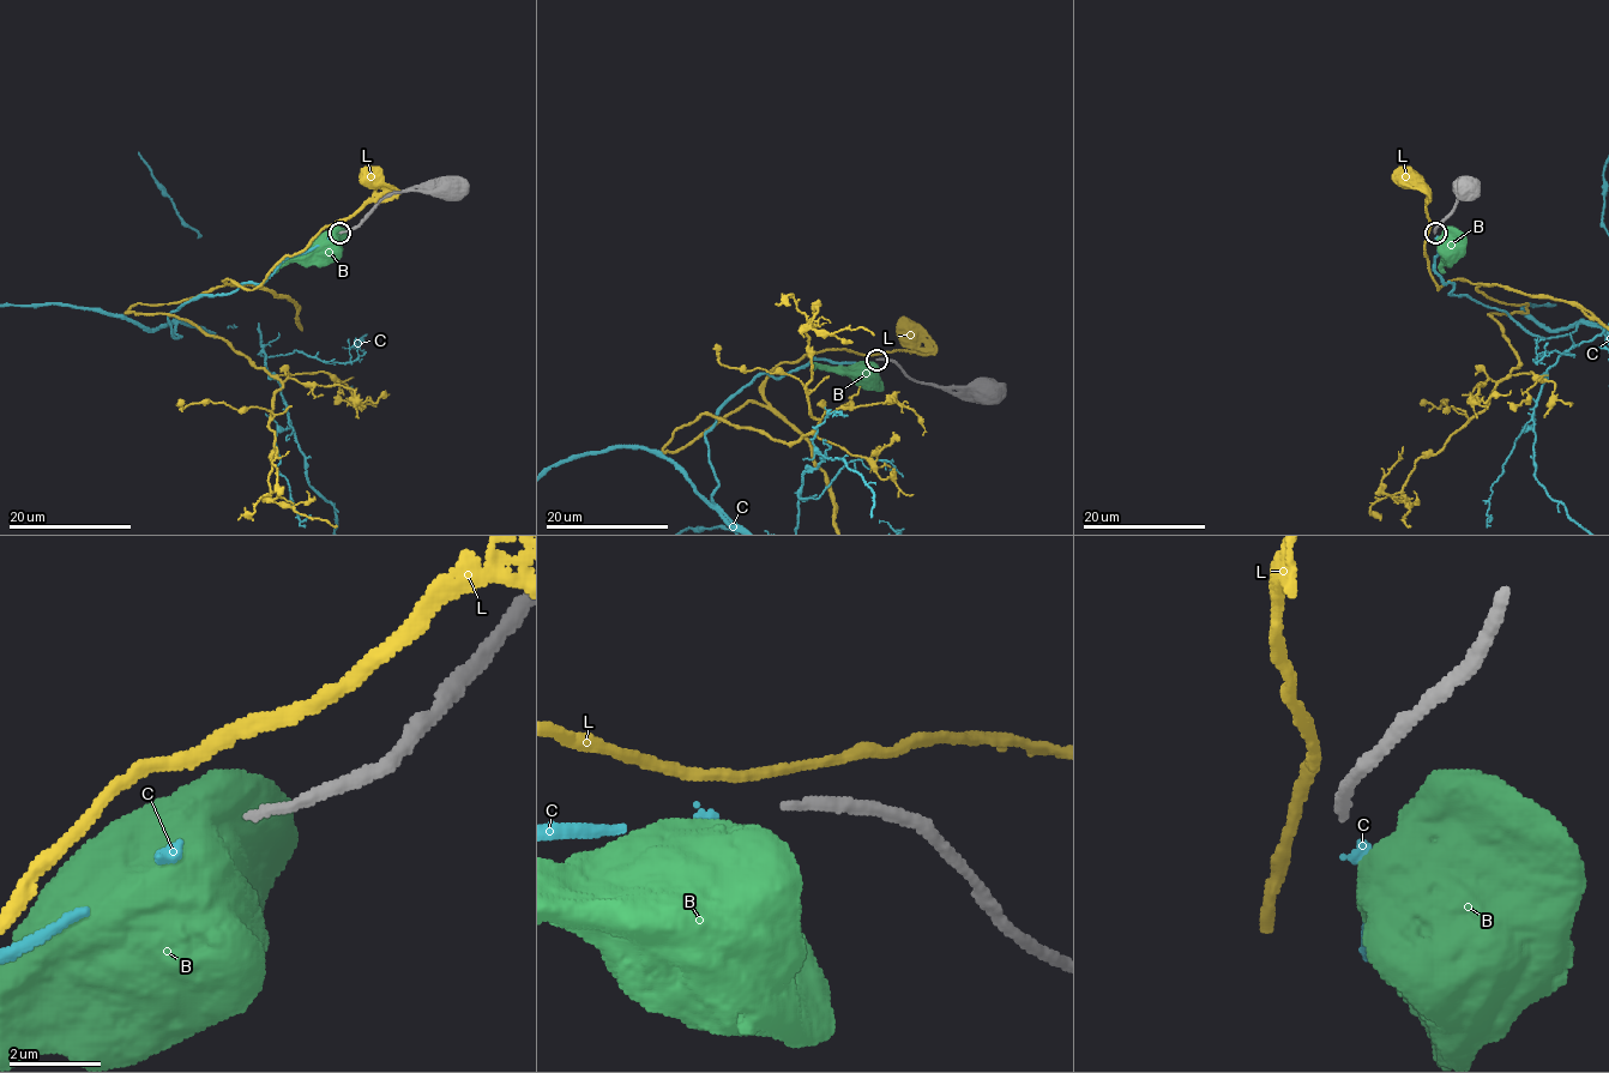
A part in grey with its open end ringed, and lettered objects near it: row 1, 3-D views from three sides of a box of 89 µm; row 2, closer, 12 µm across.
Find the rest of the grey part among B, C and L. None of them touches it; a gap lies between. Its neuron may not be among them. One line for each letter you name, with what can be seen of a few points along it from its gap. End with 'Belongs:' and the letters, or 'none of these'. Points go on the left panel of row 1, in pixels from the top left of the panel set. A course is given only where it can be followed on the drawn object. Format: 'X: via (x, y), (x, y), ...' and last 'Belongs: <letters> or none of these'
Belongs: C

